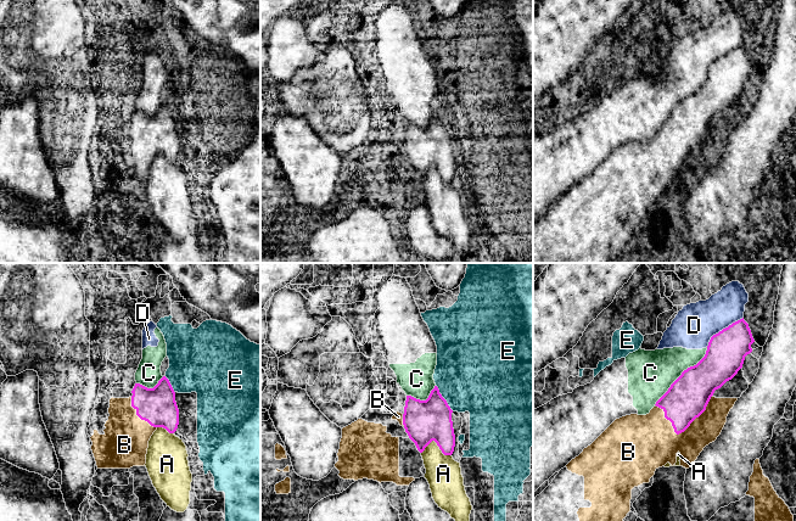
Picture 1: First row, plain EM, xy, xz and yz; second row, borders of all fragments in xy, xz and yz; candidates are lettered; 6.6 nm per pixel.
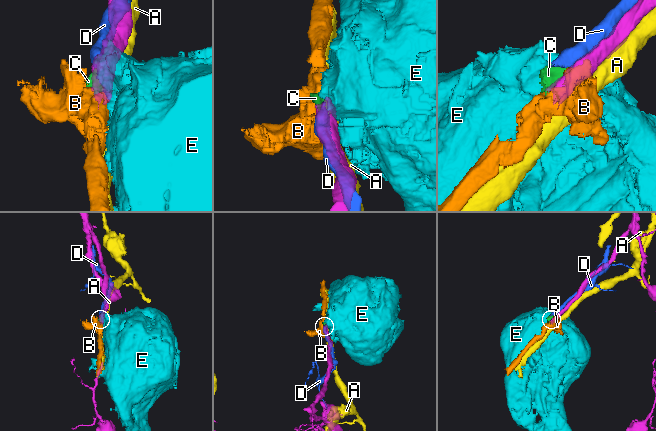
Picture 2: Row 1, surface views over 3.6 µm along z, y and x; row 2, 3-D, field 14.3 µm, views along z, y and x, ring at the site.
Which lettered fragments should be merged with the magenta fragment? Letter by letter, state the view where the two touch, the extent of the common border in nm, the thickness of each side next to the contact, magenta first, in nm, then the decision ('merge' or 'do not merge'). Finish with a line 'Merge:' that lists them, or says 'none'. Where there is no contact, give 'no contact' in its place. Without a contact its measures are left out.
A: xz | 200 nm | 280/240 nm | do not merge
B: yz | 400 nm | 280/360 nm | merge
C: yz | 500 nm | 280/300 nm | do not merge
D: yz | 320 nm | 260/280 nm | do not merge
E: xz | 200 nm | 280/500 nm | do not merge
Merge: B

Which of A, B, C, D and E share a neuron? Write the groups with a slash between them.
A / B / C D / E

